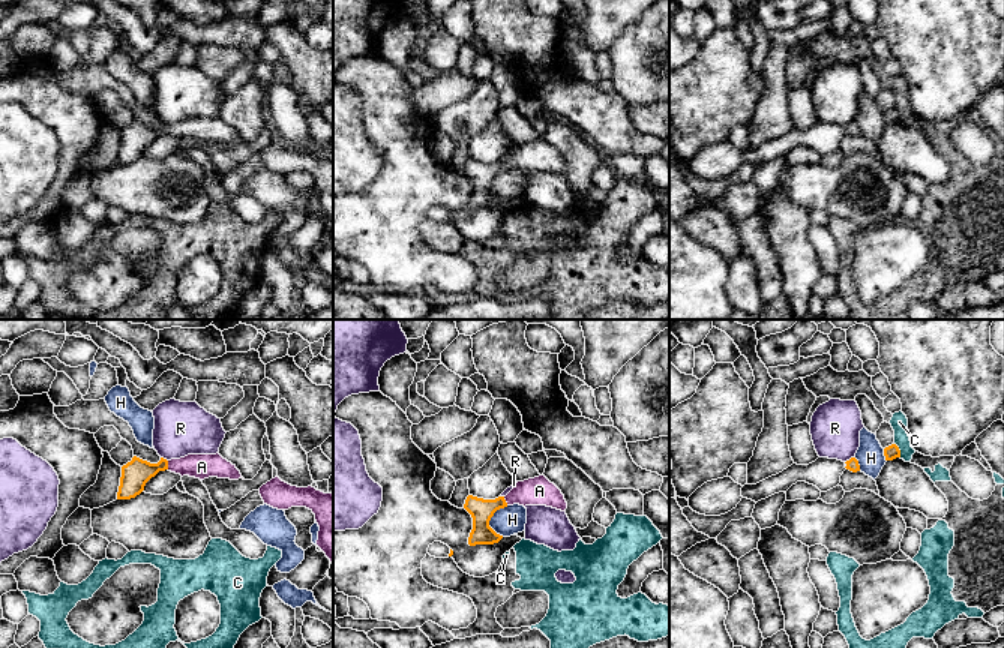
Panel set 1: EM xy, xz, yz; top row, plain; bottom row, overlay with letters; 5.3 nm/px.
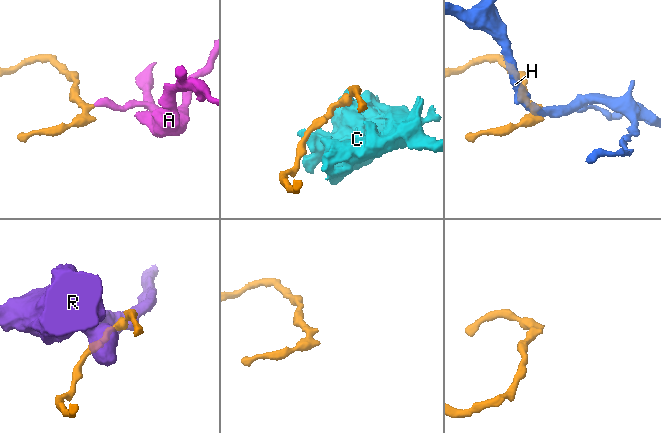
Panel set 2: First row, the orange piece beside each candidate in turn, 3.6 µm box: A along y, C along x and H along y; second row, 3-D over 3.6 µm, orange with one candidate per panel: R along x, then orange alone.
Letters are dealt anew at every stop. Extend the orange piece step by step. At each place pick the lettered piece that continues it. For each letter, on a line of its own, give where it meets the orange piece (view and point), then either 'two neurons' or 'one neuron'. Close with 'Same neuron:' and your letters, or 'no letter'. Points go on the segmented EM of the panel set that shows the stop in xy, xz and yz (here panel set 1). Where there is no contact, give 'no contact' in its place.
A: contact xy (167, 465); one neuron
C: contact yz (899, 450); two neurons
H: contact xz (491, 516); two neurons
R: contact yz (851, 458); two neurons
Same neuron: A

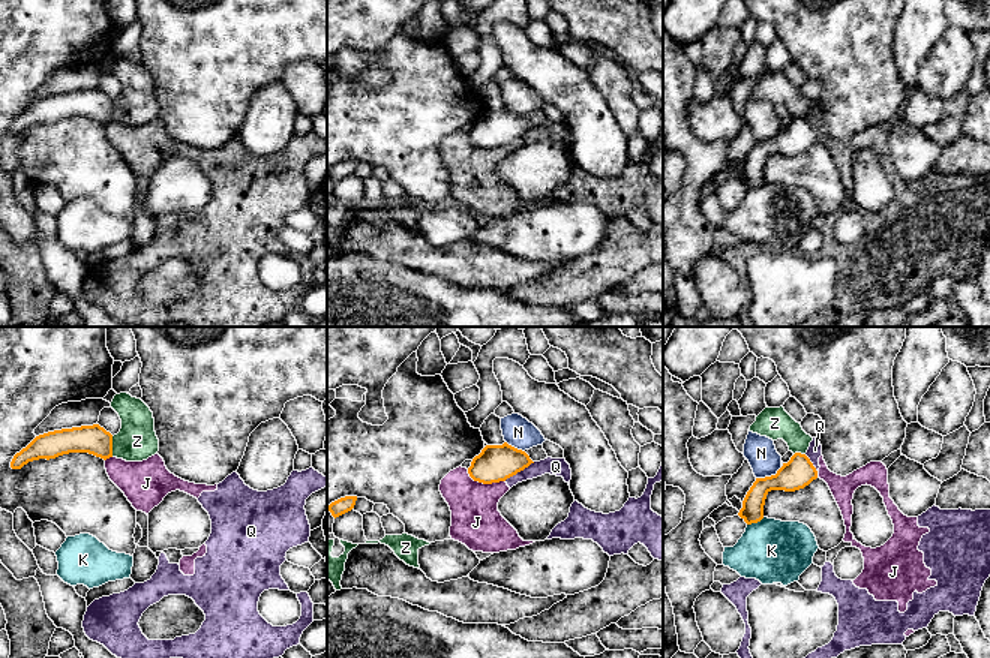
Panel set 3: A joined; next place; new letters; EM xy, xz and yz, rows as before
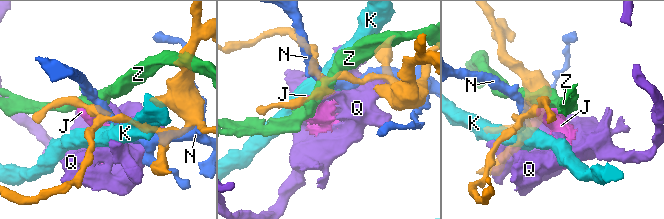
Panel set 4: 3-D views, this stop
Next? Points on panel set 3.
J: contact xz (485, 483); two neurons
K: contact yz (755, 522); two neurons
N: contact yz (768, 477); two neurons
Q: contact xz (519, 471); two neurons
Z: contact xy (111, 447); two neurons
Same neuron: no letter

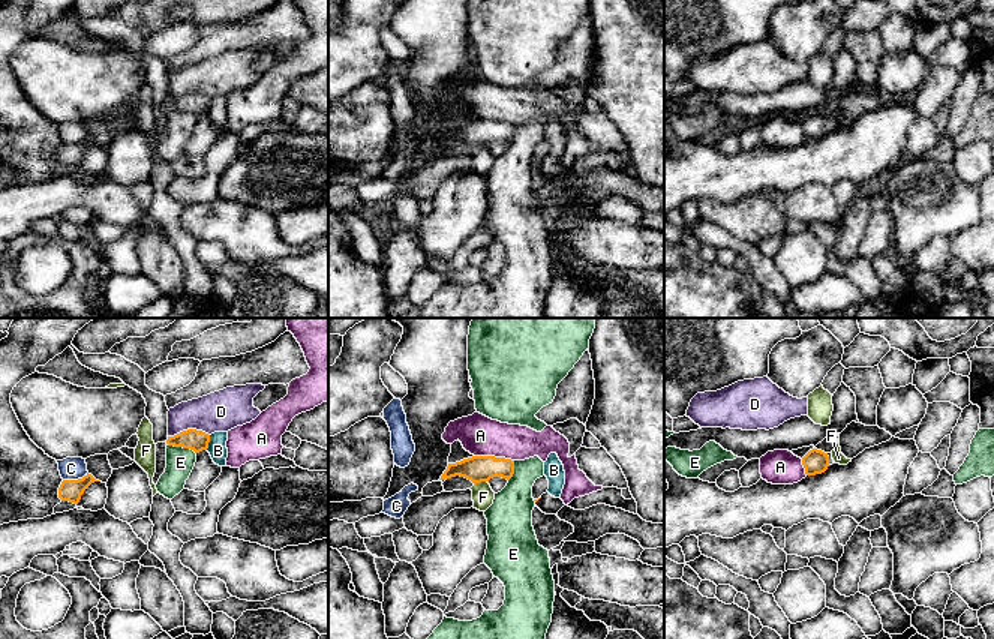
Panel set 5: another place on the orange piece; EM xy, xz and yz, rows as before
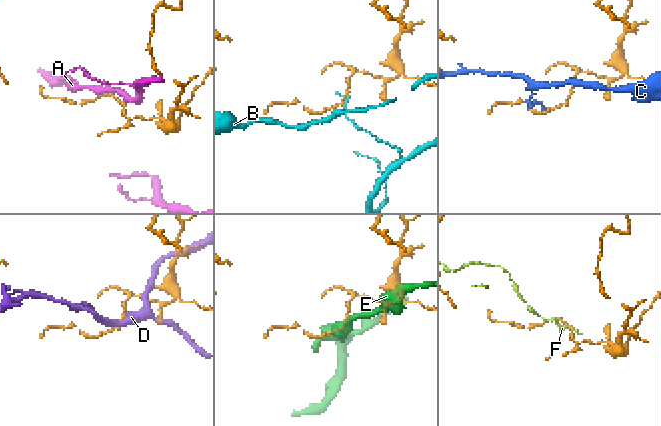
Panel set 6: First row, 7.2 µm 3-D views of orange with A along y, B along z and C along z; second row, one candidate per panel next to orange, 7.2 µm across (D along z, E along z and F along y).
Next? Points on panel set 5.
A: contact xz (494, 456); two neurons
B: contact xy (209, 441); two neurons
C: contact xy (75, 480); two neurons
D: contact xy (188, 429); two neurons
E: contact xy (182, 446); two neurons
F: contact xz (480, 482); two neurons
Same neuron: no letter

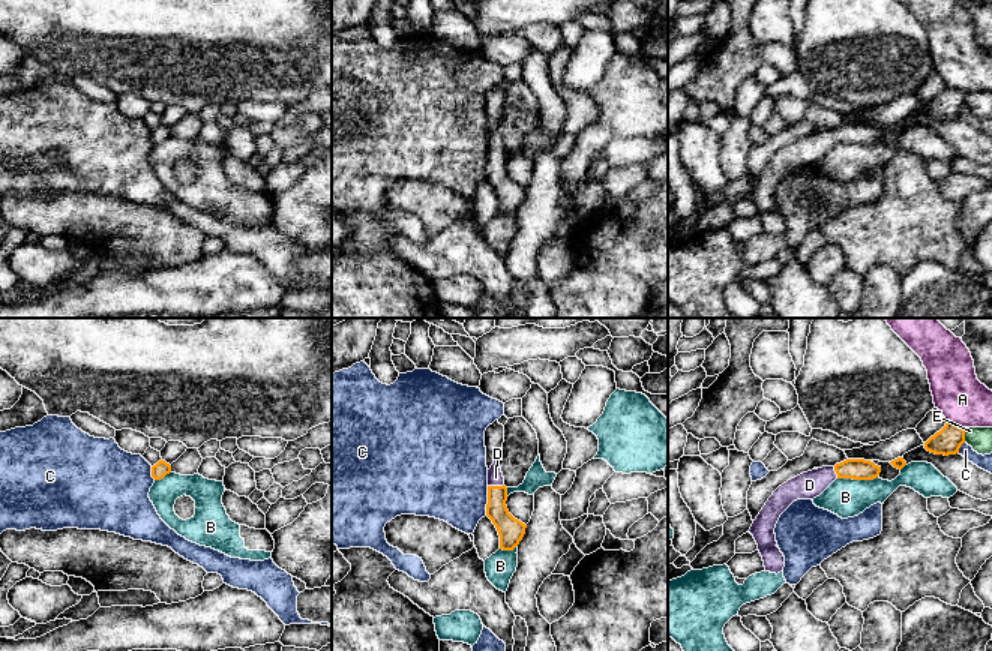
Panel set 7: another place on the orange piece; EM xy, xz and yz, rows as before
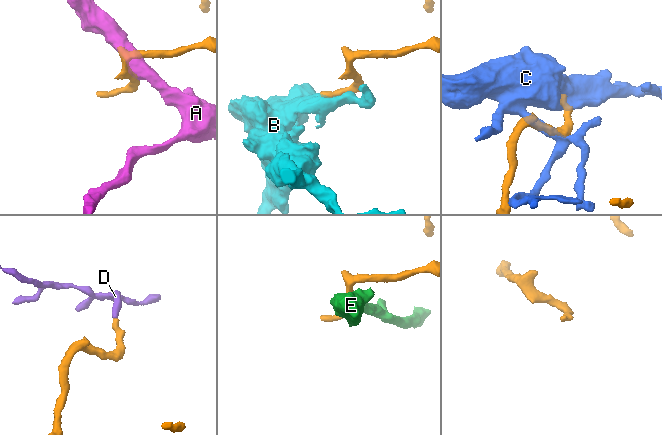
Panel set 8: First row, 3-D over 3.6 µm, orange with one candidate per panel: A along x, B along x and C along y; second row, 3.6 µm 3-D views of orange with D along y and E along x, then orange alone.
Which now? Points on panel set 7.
A: contact yz (956, 425); two neurons
B: contact yz (857, 479); two neurons
C: contact xz (488, 501); two neurons
D: contact xz (496, 486); one neuron
E: contact yz (964, 435); two neurons
Same neuron: D

